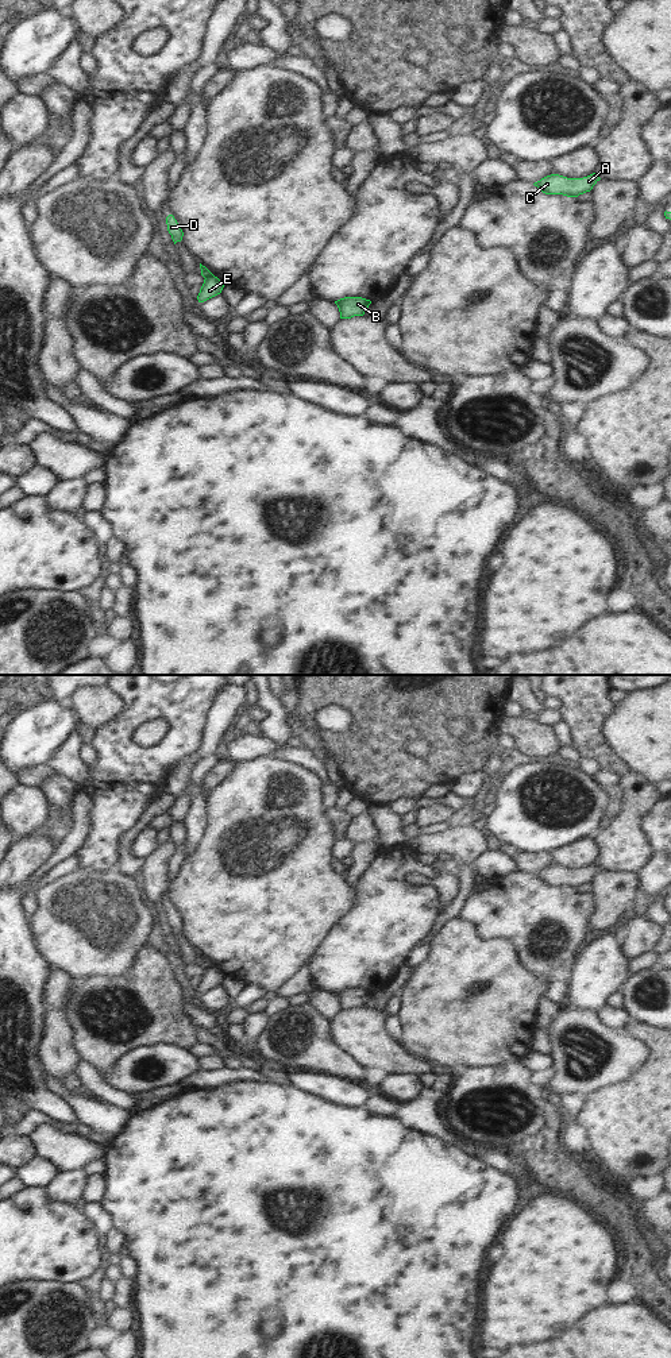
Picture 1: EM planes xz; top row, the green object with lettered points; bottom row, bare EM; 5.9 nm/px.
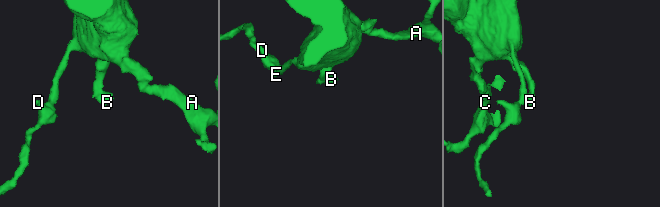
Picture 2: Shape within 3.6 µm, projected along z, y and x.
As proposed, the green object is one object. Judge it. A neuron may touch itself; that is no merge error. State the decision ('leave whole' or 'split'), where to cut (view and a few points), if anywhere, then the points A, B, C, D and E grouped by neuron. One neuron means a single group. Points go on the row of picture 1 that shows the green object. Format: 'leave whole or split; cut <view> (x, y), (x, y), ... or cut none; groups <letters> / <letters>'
split; cut xz (211, 273), (205, 278); groups A B C E / D

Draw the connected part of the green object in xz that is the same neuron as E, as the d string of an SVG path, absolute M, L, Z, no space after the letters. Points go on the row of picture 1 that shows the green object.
M211 274L209 277L207 277L204 279L204 283L197 296L198 302L204 302L204 301L220 294L223 288L224 288L224 283L217 277Z

